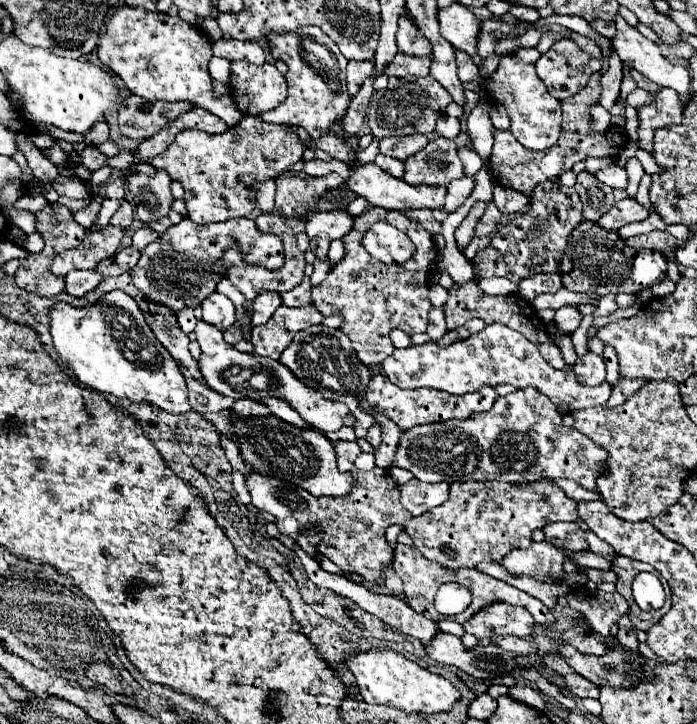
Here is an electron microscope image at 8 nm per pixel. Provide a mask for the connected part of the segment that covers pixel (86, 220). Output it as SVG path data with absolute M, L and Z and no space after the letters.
M92 199L88 207L84 207L84 209L80 209L80 211L74 213L74 221L80 223L84 229L90 229L92 223L96 221L98 213L100 213L100 207L102 207L102 203L96 201L96 199Z

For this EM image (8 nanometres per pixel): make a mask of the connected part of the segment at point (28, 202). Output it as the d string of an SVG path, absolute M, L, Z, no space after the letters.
M32 193L32 195L24 195L14 203L14 209L20 211L30 211L30 213L38 213L40 209L44 209L48 205L48 201L44 199L44 195L40 193Z

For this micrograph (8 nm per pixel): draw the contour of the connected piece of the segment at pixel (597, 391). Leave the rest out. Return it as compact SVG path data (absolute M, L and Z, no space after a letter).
M502 323L486 325L480 333L456 341L448 347L430 341L424 345L394 349L394 353L382 363L382 367L386 377L402 389L432 387L448 391L452 395L464 395L480 391L482 387L498 387L510 383L516 389L536 387L540 393L550 397L556 407L570 403L572 411L604 405L612 393L612 385L606 381L598 387L582 387L580 383L576 383L572 369L554 369L524 335Z

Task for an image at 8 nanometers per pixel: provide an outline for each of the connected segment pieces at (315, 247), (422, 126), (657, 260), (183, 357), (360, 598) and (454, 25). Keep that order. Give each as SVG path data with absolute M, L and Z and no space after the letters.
M346 209L308 215L306 235L310 239L310 251L316 259L326 261L328 245L334 239L342 239L354 227L354 217Z
M390 77L386 89L374 91L370 107L368 107L368 125L376 139L382 137L402 137L412 133L432 133L436 129L436 121L446 113L448 103L452 101L450 93L434 79L434 77Z
M582 221L576 227L570 239L570 247L566 247L566 263L560 263L562 283L568 291L594 291L600 295L638 293L646 287L652 287L654 283L666 279L666 265L668 261L660 251L628 249L616 231L606 231L594 221Z
M150 303L154 307L154 311L146 311L146 323L150 325L152 333L156 335L156 339L168 349L168 353L182 365L184 371L190 373L190 377L194 377L196 381L204 383L202 373L198 369L198 361L190 355L190 339L188 335L180 329L176 313L162 305L162 303Z
M298 549L296 553L300 555L302 565L304 565L304 569L306 569L310 581L314 581L314 585L320 585L320 587L332 589L332 591L336 591L336 593L340 593L340 595L344 595L344 597L350 597L350 599L352 599L354 603L358 603L362 609L366 609L366 611L370 611L372 615L376 615L378 619L382 619L386 625L390 625L390 627L394 627L394 629L398 629L398 631L402 631L402 633L406 633L406 635L410 635L410 637L414 637L414 639L420 639L424 645L426 645L428 641L432 641L434 635L440 633L436 621L432 621L432 619L428 619L428 617L424 617L424 615L420 615L420 613L416 613L404 599L368 591L366 587L362 587L362 585L358 585L358 583L352 583L352 581L348 581L348 579L342 577L342 575L334 575L334 573L324 571L314 559L310 559L310 555L304 553L302 549Z
M454 3L452 7L440 9L438 21L442 37L446 41L450 41L456 49L462 49L472 57L478 53L480 21L468 7L464 7L462 3Z

